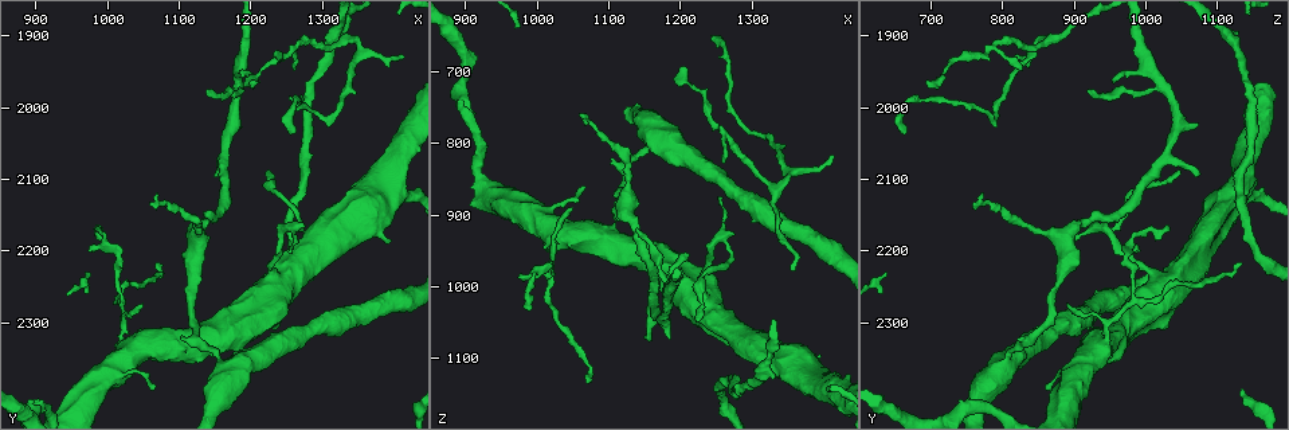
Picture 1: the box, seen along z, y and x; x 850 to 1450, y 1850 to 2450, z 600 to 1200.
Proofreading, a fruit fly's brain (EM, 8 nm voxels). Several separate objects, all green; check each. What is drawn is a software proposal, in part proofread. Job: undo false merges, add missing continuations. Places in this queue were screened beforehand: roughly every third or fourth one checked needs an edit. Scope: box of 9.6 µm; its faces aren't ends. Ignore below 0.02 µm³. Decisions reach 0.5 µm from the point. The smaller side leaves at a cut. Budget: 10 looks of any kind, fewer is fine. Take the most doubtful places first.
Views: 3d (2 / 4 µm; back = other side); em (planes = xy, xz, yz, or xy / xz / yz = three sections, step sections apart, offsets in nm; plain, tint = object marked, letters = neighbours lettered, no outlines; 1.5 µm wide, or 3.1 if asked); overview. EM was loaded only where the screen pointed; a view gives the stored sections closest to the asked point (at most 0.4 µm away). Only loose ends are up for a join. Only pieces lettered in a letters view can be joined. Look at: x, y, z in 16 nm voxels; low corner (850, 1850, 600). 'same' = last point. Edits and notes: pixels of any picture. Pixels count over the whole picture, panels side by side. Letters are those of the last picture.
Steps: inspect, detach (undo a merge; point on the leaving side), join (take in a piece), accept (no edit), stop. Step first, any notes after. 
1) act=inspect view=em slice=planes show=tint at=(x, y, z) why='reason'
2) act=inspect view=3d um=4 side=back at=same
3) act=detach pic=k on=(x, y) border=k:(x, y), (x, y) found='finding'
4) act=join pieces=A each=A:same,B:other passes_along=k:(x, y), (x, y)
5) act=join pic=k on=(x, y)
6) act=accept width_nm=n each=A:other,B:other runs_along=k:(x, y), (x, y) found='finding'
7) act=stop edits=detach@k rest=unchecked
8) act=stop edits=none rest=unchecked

act=inspect view=3d um=4 at=(1220, 2090, 1050) why='long arm stops here'

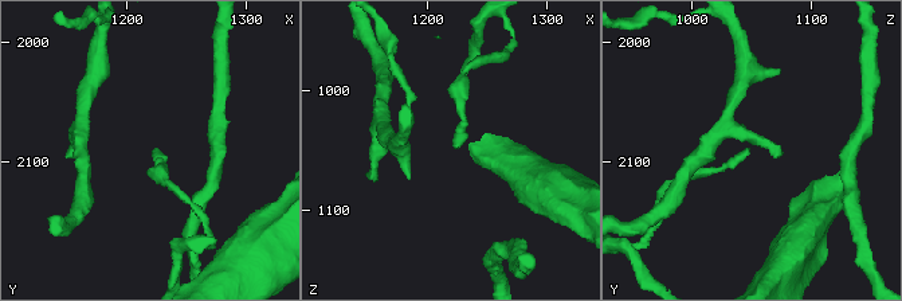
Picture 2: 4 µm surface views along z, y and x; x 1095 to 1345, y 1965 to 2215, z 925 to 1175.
act=inspect view=em slice=planes show=letters at=(1222, 2088, 1046)

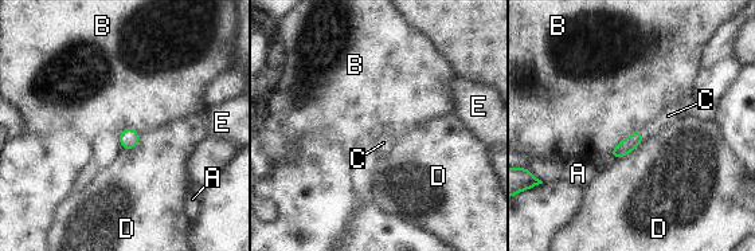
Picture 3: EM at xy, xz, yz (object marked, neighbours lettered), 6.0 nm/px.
act=join pieces=C each=A:other,B:other,C:same,D:other,E:other passes_along=3:(626, 145), (641, 134), (668, 116) found='the cell continues'

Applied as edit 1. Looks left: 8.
act=inspect view=3d um=4 at=(990, 2165, 1030)

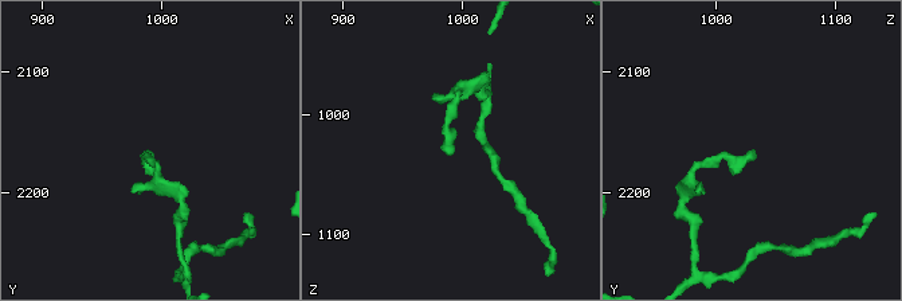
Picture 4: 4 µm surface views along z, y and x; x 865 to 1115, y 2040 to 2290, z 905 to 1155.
act=inspect view=em slice=xz step=8 show=letters at=(990, 2166, 1034)

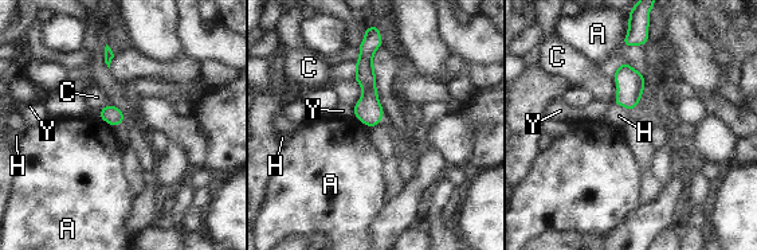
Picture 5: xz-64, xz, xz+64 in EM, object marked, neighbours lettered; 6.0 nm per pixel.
act=accept each=A:other,C:other,H:other,Y:other border=5:(355, 116), (369, 128) found='none of them fits'

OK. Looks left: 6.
act=stop edits=join@3 rest=unchecked

